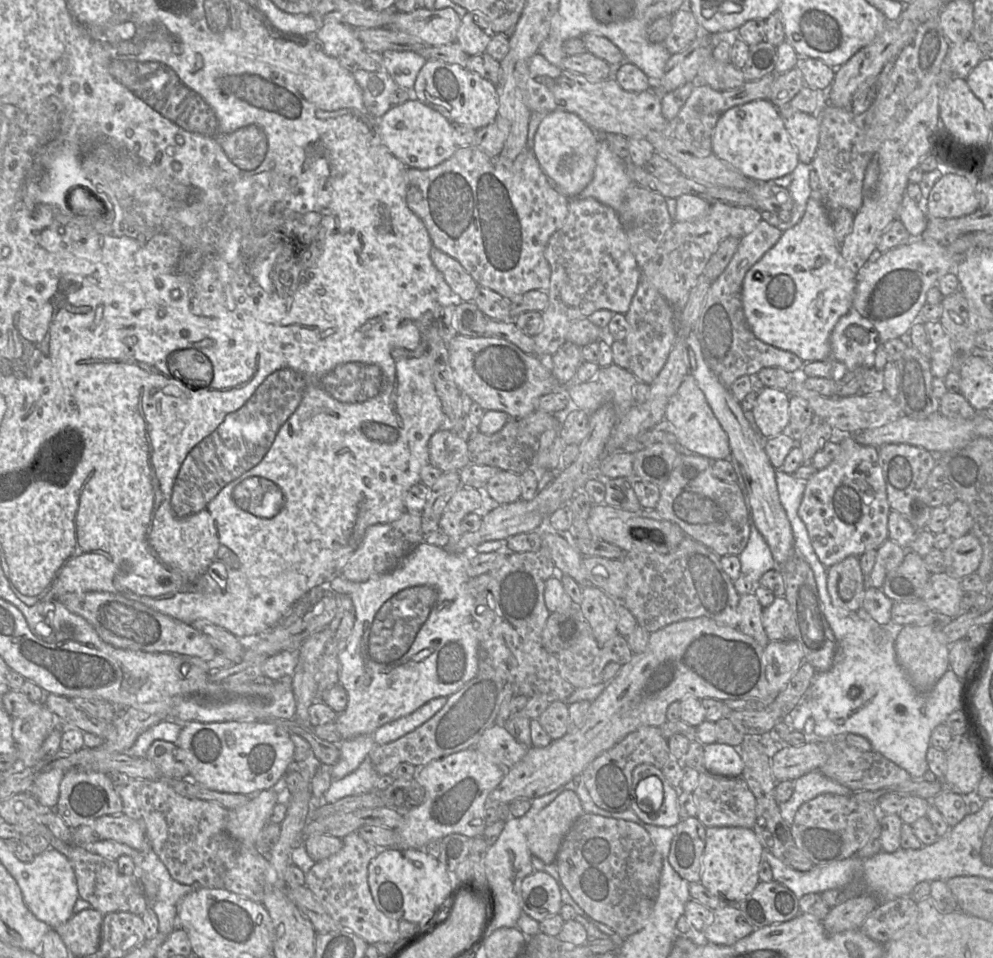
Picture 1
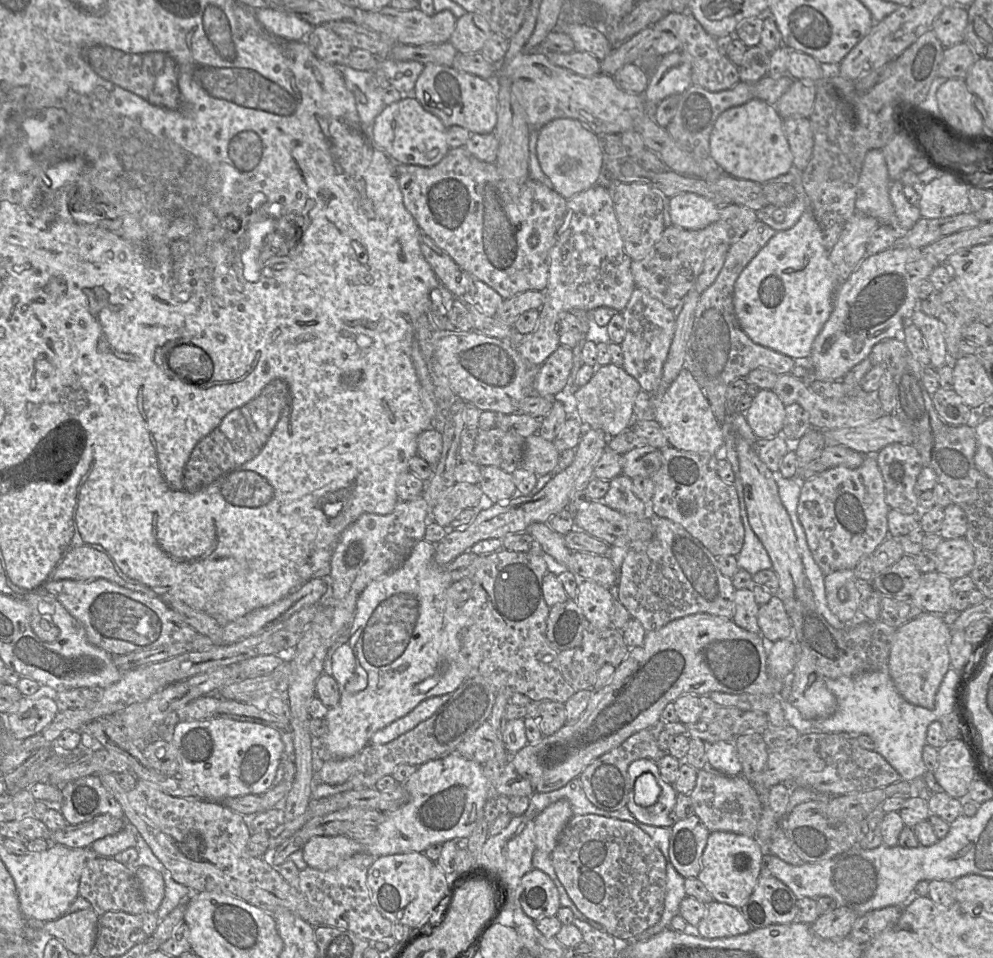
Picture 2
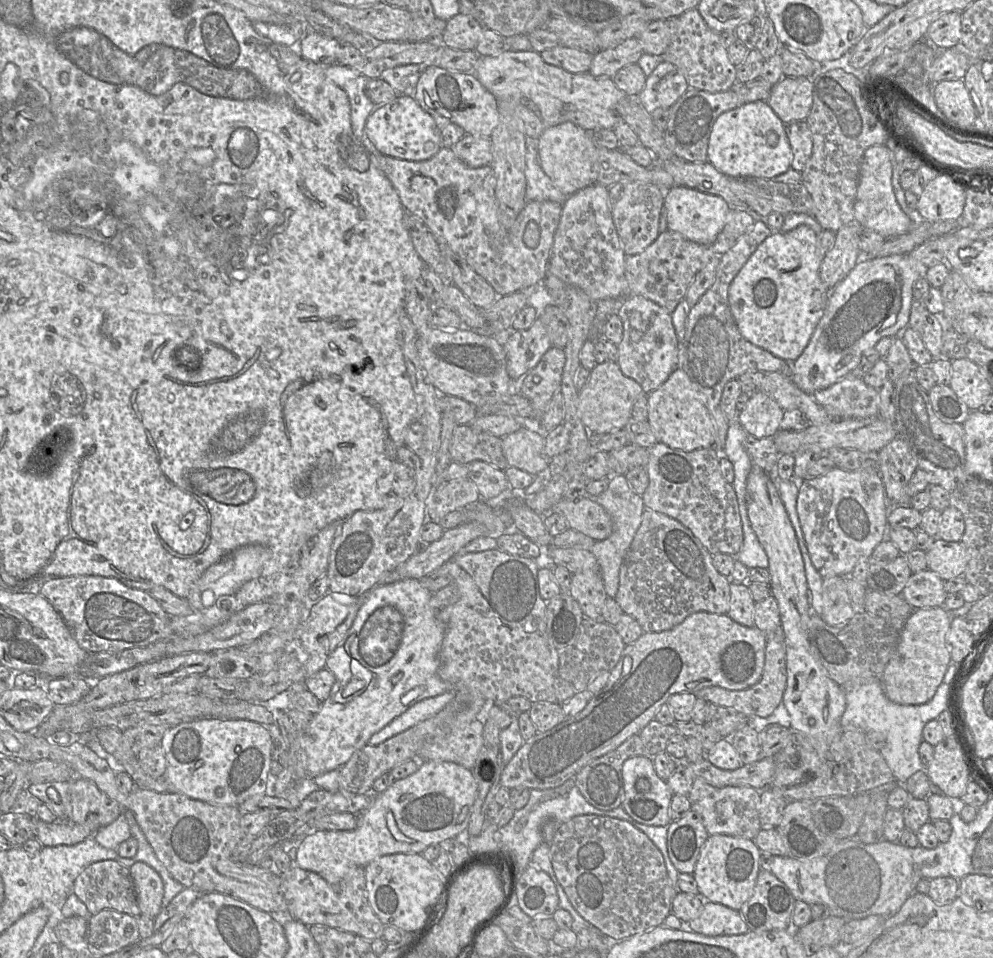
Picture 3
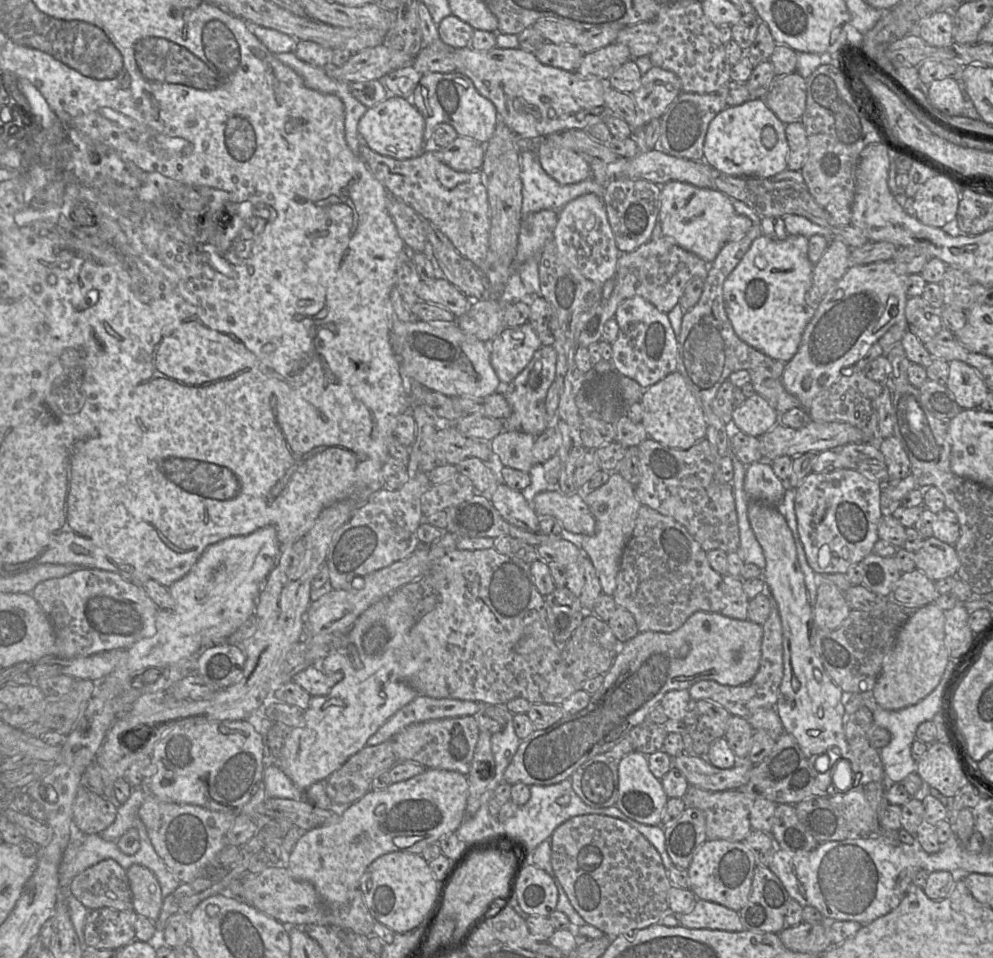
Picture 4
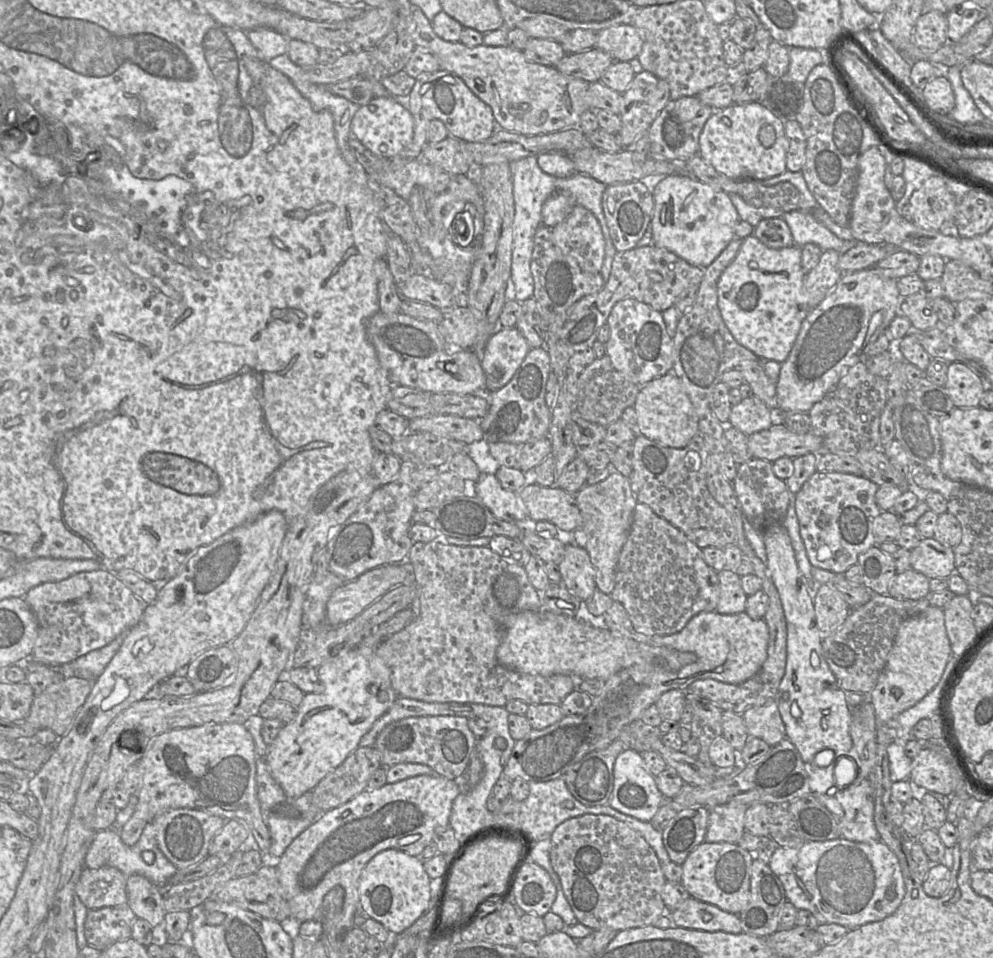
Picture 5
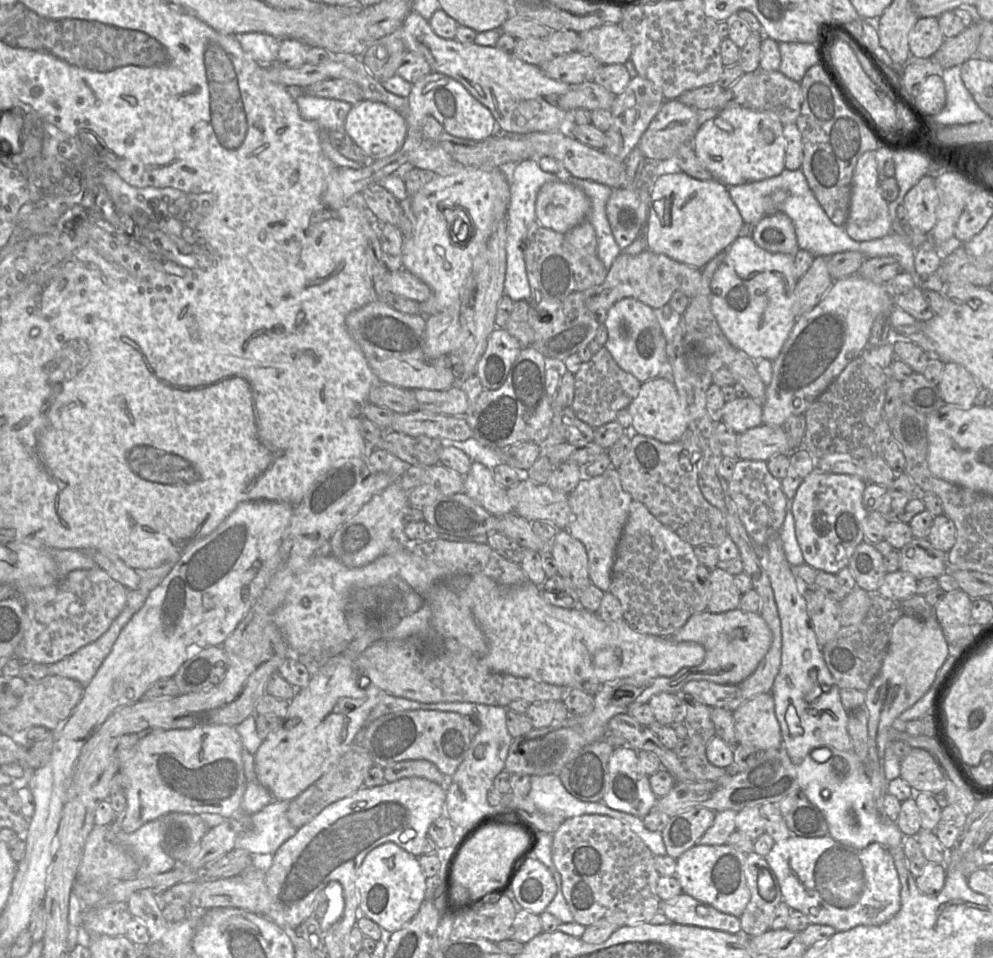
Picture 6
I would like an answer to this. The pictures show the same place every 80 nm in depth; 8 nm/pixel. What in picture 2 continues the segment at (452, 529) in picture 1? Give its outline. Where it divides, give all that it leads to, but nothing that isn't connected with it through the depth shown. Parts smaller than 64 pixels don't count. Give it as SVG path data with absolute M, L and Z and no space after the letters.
M456 482L430 509L429 521L434 521L449 530L452 520L462 510L477 506L482 494L478 485Z

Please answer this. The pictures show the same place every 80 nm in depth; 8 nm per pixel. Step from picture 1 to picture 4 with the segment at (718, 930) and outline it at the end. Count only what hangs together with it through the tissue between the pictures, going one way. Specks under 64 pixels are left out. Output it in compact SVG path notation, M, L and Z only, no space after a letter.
M698 899L689 913L677 916L680 925L686 928L730 932L745 930L738 911L712 901Z

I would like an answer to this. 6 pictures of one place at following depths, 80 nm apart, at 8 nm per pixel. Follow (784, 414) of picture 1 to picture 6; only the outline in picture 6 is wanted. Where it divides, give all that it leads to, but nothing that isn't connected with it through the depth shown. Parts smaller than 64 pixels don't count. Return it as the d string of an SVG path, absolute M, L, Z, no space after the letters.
M737 397L725 403L722 421L735 433L740 434L763 424L762 411L762 405L751 397Z

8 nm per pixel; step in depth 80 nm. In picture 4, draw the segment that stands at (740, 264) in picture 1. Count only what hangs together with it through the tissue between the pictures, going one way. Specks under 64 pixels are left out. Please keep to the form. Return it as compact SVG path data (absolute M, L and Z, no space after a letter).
M753 224L741 239L725 243L715 260L709 263L702 295L693 308L684 312L681 332L677 336L677 371L684 377L703 409L707 425L705 439L720 458L730 455L730 445L726 424L712 410L712 401L719 387L735 371L769 368L775 361L737 336L728 317L723 295L725 280L747 253L753 241L761 235L761 226Z

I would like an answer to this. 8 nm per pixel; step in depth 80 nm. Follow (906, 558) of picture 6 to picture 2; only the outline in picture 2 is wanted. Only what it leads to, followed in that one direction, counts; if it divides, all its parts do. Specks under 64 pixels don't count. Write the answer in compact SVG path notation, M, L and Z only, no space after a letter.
M965 537L943 539L935 550L936 572L955 580L969 575L975 563L974 550Z

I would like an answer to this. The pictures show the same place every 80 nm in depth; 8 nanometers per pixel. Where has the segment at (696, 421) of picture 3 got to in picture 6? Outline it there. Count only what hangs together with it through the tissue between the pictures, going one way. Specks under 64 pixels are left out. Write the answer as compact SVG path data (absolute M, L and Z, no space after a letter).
M668 374L643 382L638 395L627 409L632 416L633 433L652 437L663 443L678 441L688 429L688 413L685 403Z

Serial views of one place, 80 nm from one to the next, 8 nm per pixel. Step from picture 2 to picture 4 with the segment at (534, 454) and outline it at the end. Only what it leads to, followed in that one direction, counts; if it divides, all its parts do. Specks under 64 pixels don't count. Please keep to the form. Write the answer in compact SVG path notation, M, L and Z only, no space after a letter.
M503 430L490 441L491 448L504 467L529 473L535 465L532 455L535 437L524 432Z

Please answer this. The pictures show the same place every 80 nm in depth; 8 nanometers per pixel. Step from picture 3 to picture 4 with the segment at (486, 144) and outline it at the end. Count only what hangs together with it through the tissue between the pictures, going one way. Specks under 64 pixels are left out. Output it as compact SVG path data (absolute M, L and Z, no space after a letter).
M459 136L447 146L440 148L440 159L459 172L480 170L485 158L485 147L475 140Z

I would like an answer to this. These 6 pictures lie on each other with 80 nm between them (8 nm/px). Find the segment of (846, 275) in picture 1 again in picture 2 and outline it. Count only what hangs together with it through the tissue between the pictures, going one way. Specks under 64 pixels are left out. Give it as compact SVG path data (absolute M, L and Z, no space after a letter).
M807 209L802 214L799 221L791 228L785 231L776 232L768 243L758 252L739 275L734 287L734 308L738 320L749 338L764 347L770 348L795 360L809 360L814 340L822 330L829 319L834 307L834 294L840 283L834 282L828 273L829 250L823 244L823 228L816 220L813 211Z

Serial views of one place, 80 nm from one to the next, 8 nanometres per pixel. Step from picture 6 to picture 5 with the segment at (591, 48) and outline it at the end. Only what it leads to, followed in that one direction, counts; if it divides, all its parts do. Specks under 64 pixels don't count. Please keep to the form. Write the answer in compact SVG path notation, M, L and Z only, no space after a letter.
M629 25L612 26L598 32L596 47L612 56L614 61L630 62L643 47L639 30Z

